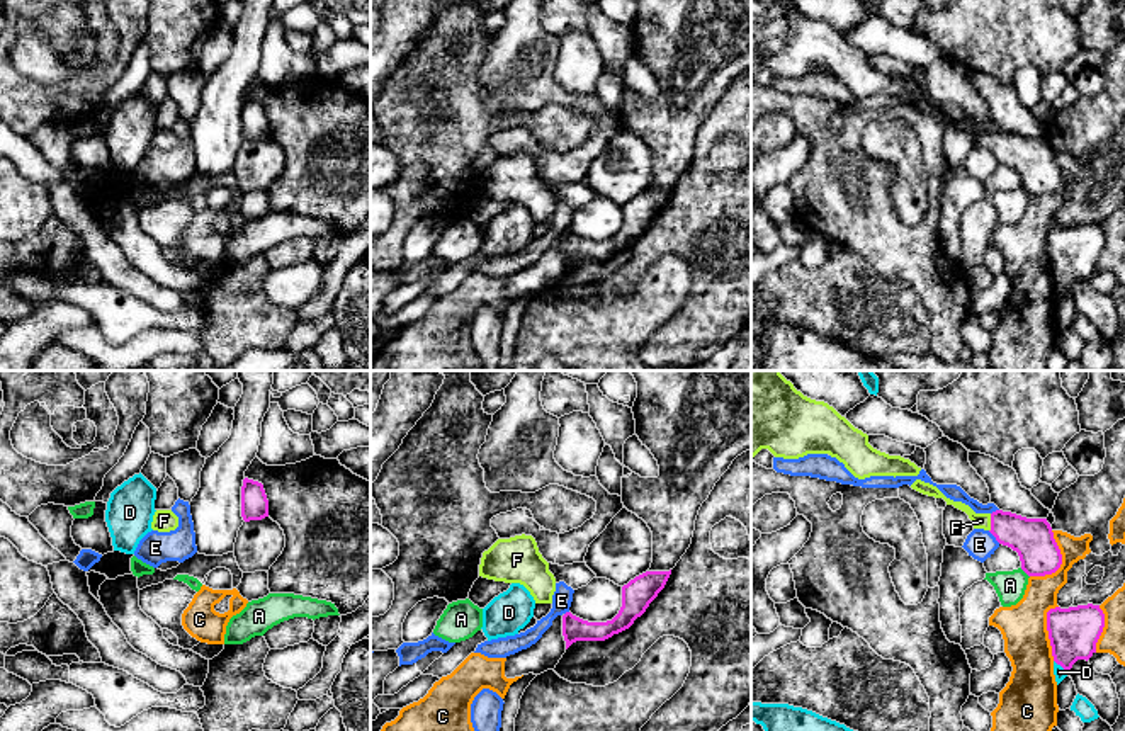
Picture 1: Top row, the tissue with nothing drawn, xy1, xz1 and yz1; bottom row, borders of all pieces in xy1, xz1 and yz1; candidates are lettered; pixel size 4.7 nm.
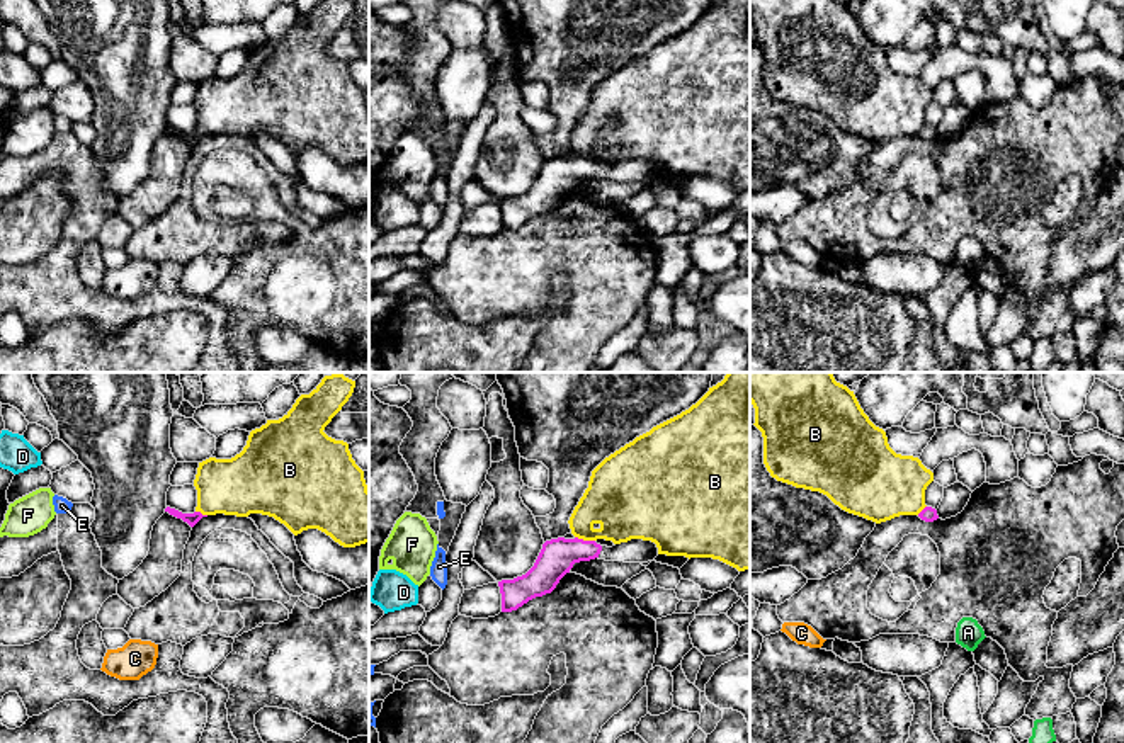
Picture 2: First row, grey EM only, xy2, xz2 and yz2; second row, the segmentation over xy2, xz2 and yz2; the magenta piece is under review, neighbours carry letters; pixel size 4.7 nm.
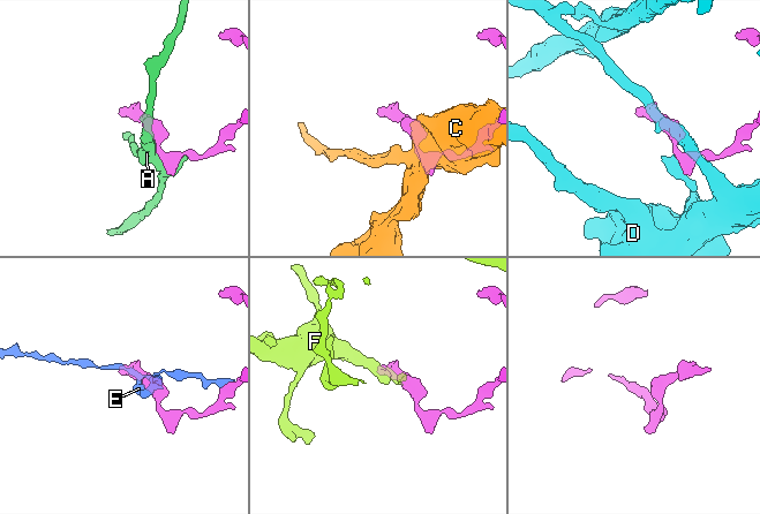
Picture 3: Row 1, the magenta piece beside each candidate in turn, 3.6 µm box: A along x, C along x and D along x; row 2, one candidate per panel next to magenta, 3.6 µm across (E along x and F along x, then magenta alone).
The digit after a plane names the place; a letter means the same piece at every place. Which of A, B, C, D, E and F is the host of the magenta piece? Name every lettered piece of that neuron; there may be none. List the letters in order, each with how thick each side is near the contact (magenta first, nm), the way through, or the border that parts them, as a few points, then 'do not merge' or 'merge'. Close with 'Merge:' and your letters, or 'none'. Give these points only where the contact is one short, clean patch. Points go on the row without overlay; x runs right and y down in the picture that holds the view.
A: calibres 190 and 140 nm; border yz1 (1020, 187), (1028, 196); do not merge
B: calibres 170 and 300 nm; border xz2 (575, 155), (594, 160); do not merge
C: calibres 190 and 160 nm; do not merge
D: calibres 240 and 50 nm; border yz1 (1054, 279), (1066, 294); do not merge
E: calibres 190 and 140 nm; do not merge
F: calibres 190 and 80 nm; way yz1 (1034, 160), (991, 141), (981, 140); merge
Merge: F

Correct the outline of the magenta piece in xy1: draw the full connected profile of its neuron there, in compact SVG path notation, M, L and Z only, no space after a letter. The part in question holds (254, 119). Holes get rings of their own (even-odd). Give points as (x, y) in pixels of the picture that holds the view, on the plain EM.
M245 97L241 105L241 136L245 141L269 136L269 119L263 104Z

